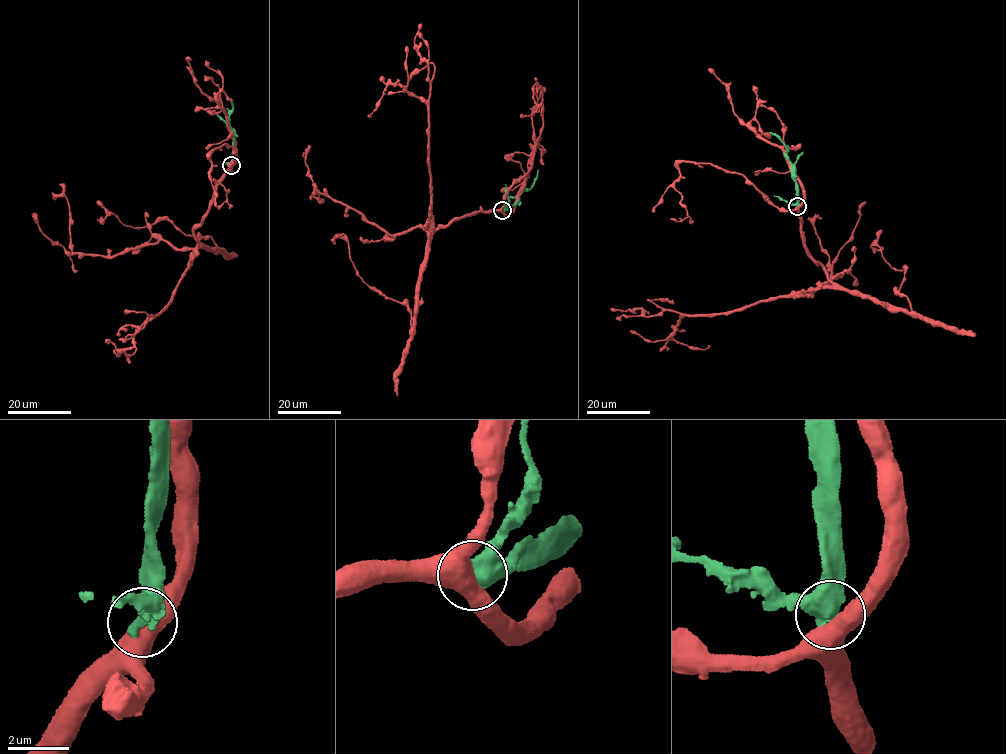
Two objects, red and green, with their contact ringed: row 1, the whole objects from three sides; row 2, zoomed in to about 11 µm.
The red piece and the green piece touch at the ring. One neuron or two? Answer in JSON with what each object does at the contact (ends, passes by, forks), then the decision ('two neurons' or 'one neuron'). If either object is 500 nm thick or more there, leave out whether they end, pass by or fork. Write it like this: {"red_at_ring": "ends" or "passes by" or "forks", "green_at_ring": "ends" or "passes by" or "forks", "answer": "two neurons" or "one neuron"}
{"answer": "two neurons"}

